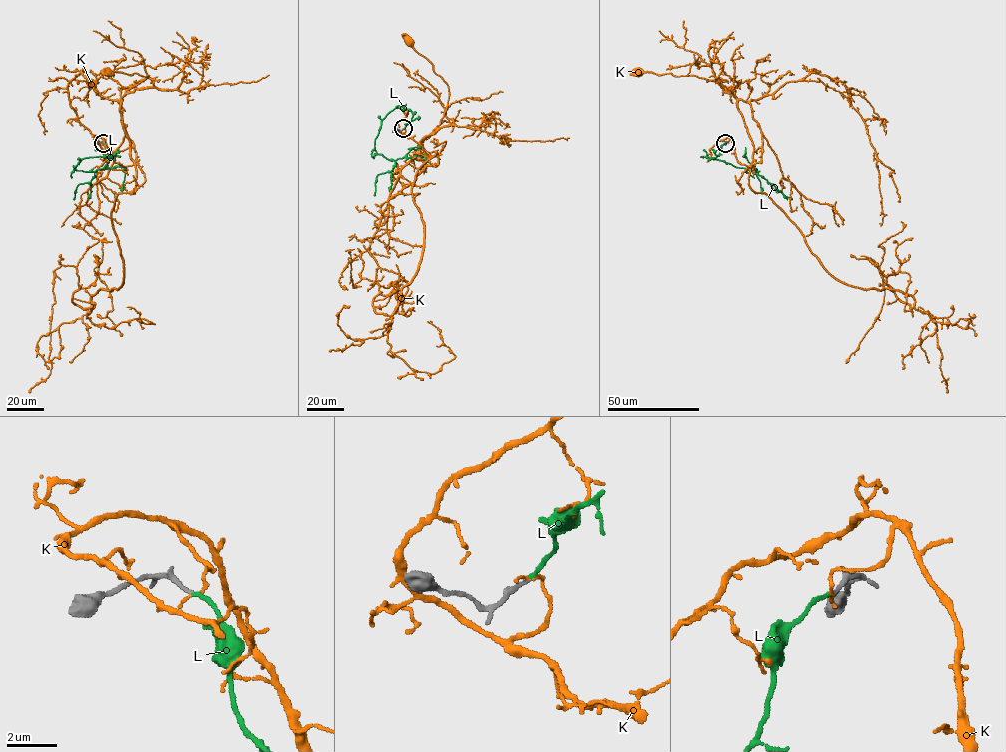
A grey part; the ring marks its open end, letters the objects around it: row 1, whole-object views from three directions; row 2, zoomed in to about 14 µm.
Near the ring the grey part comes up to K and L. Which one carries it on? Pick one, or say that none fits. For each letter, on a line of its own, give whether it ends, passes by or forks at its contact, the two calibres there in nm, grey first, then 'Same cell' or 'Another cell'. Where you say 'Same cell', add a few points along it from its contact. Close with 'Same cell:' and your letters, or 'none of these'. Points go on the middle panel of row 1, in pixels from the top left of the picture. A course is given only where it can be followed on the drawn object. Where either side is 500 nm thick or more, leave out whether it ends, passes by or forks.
K: It ends there. Thickness 160 nm (grey) against 130 nm. Another cell
L: It ends there. Thickness 160 nm (grey) against 150 nm. Same cell. Its course: (404, 129), (413, 113), (397, 106), (382, 120), (374, 149), (394, 160), (424, 156), (421, 166)
Same cell: L

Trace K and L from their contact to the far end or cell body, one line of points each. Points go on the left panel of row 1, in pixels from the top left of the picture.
K: (103, 143), (102, 138), (115, 162), (133, 164), (122, 124), (121, 98), (149, 75), (108, 72)
L: (103, 143), (112, 159), (88, 157), (81, 159), (74, 168), (95, 171), (120, 166), (125, 171), (121, 190)

